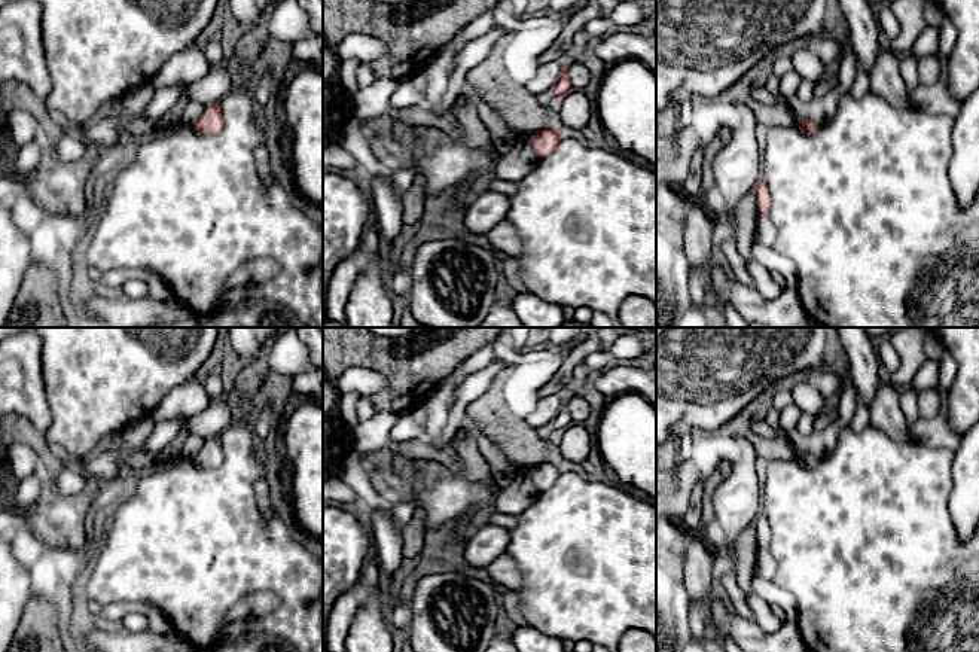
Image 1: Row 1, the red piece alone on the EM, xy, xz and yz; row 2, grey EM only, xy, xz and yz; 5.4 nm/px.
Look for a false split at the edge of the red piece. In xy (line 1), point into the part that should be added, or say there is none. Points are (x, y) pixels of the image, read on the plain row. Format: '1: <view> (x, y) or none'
1: none

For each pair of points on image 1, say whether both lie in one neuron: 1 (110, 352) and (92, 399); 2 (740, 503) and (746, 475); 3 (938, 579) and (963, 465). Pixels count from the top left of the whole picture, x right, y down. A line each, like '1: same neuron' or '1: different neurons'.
1: same neuron
2: same neuron
3: different neurons

